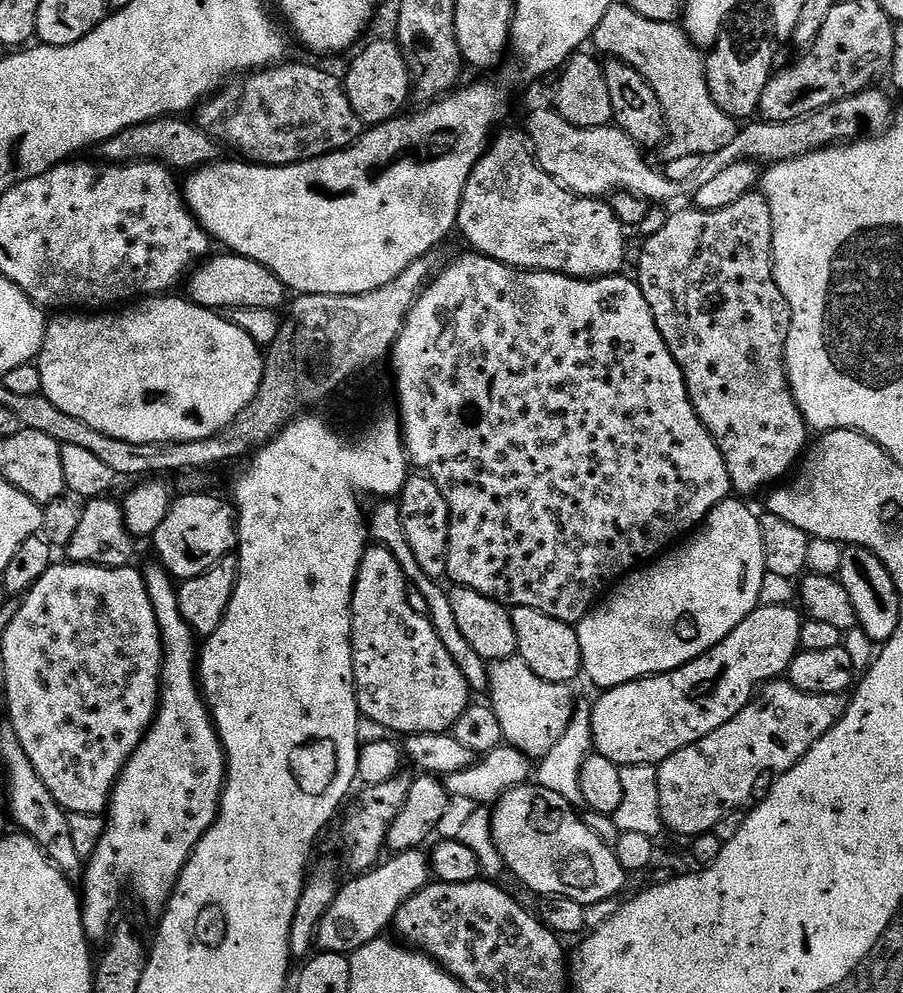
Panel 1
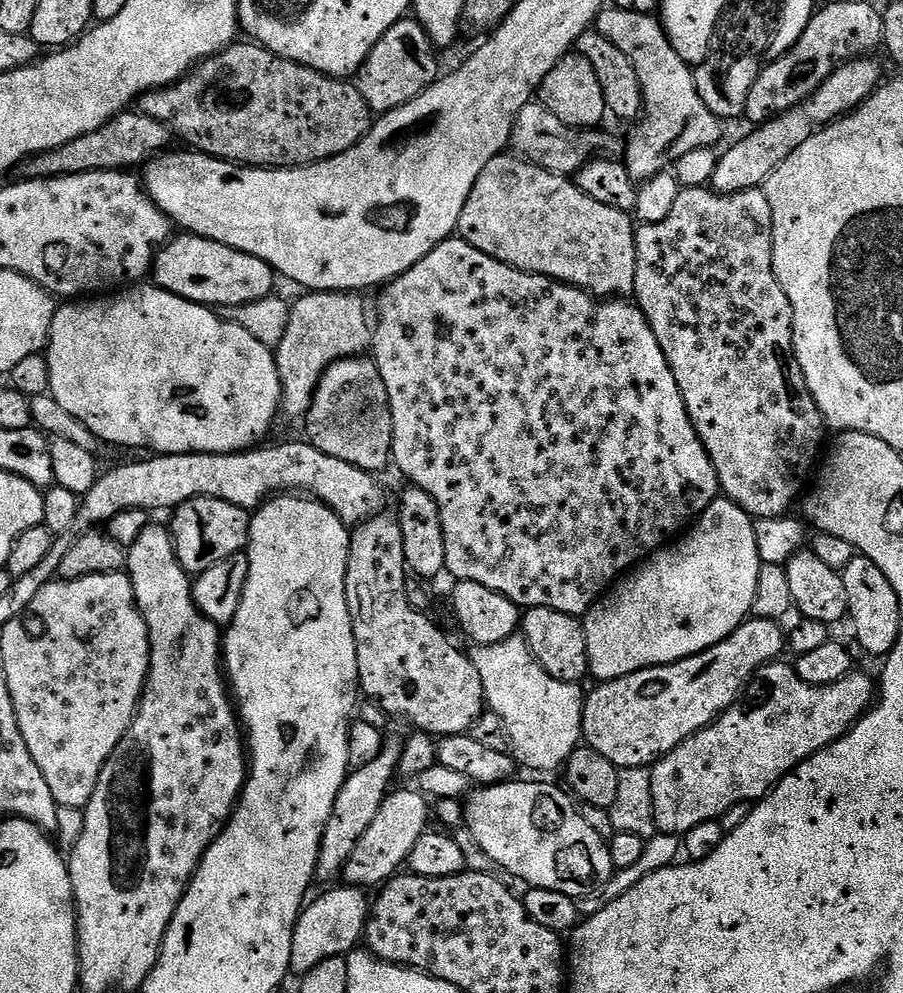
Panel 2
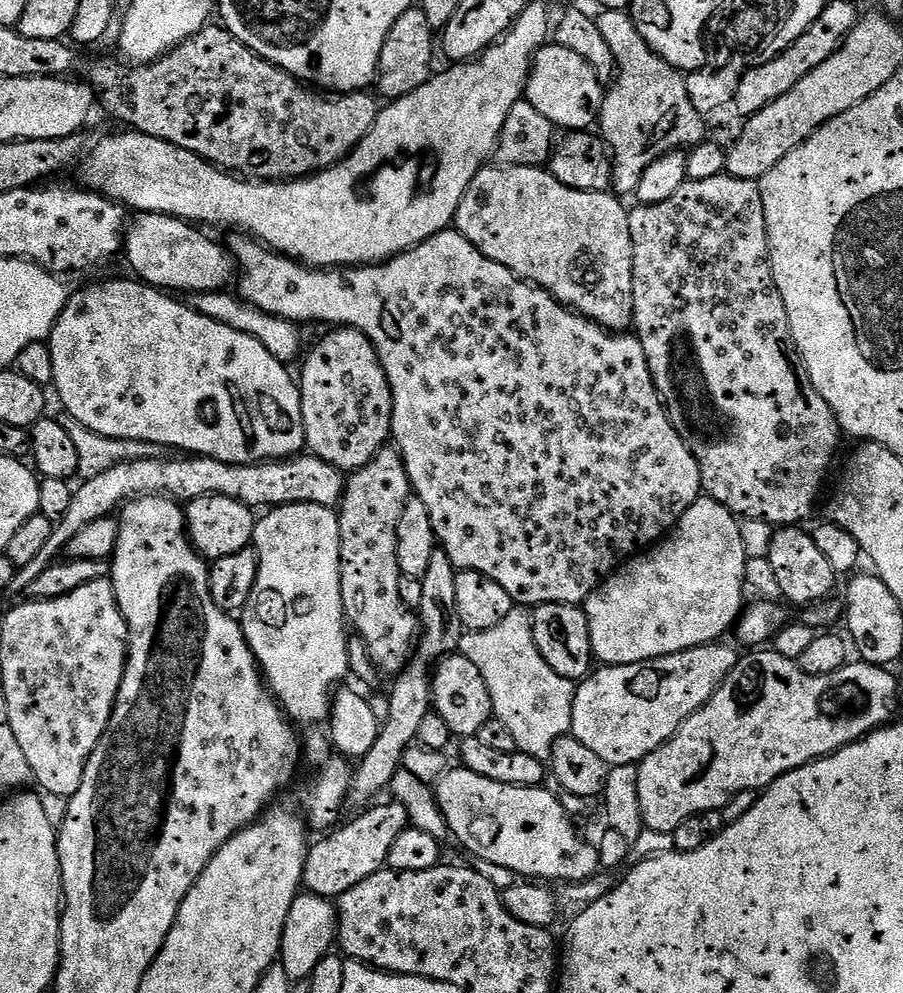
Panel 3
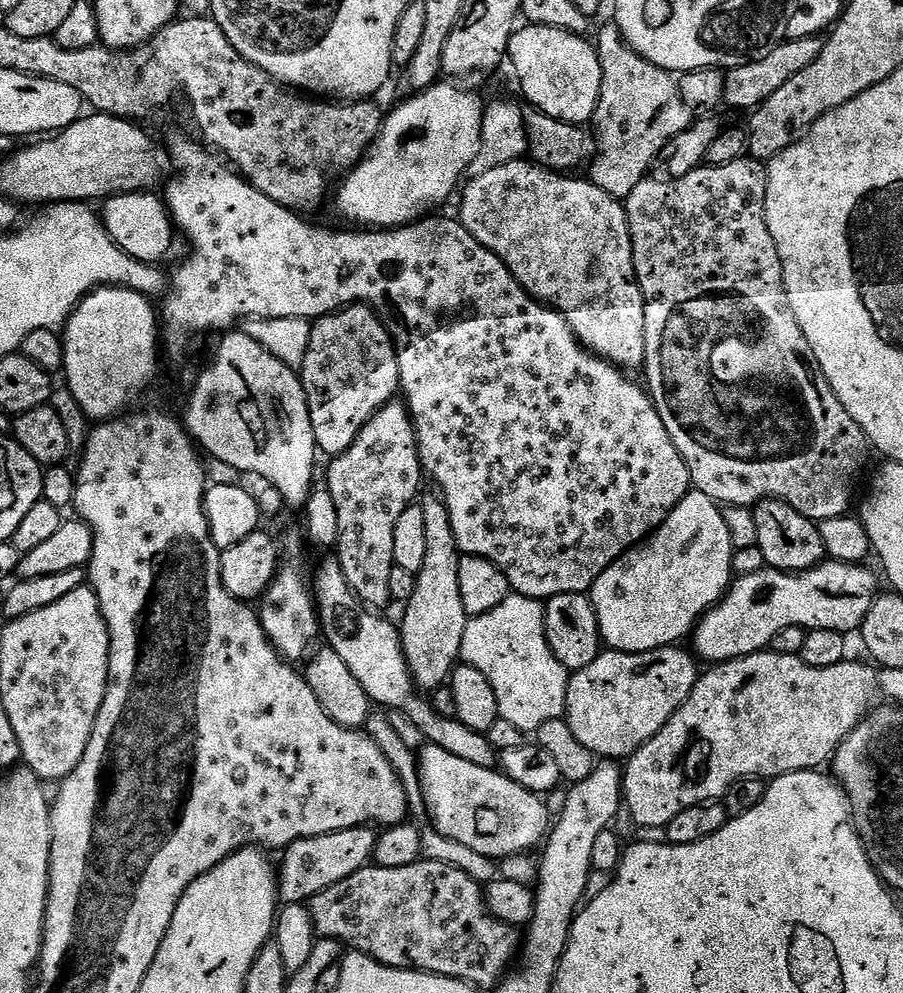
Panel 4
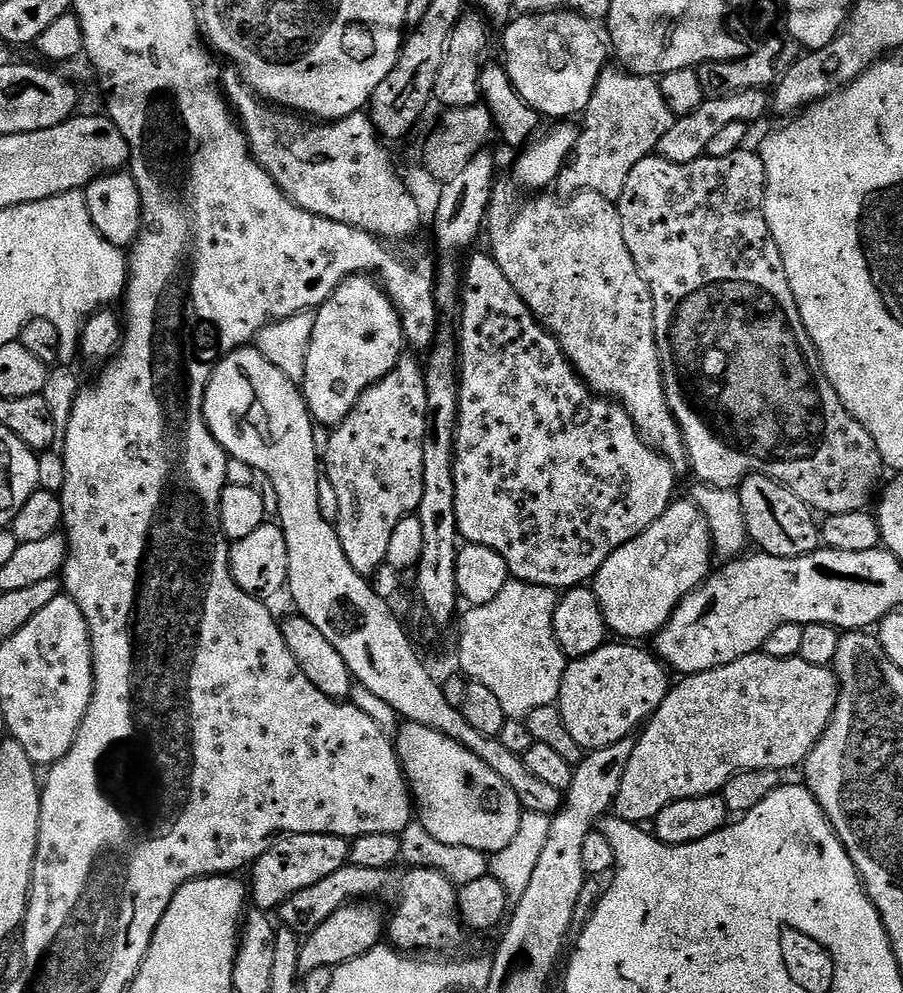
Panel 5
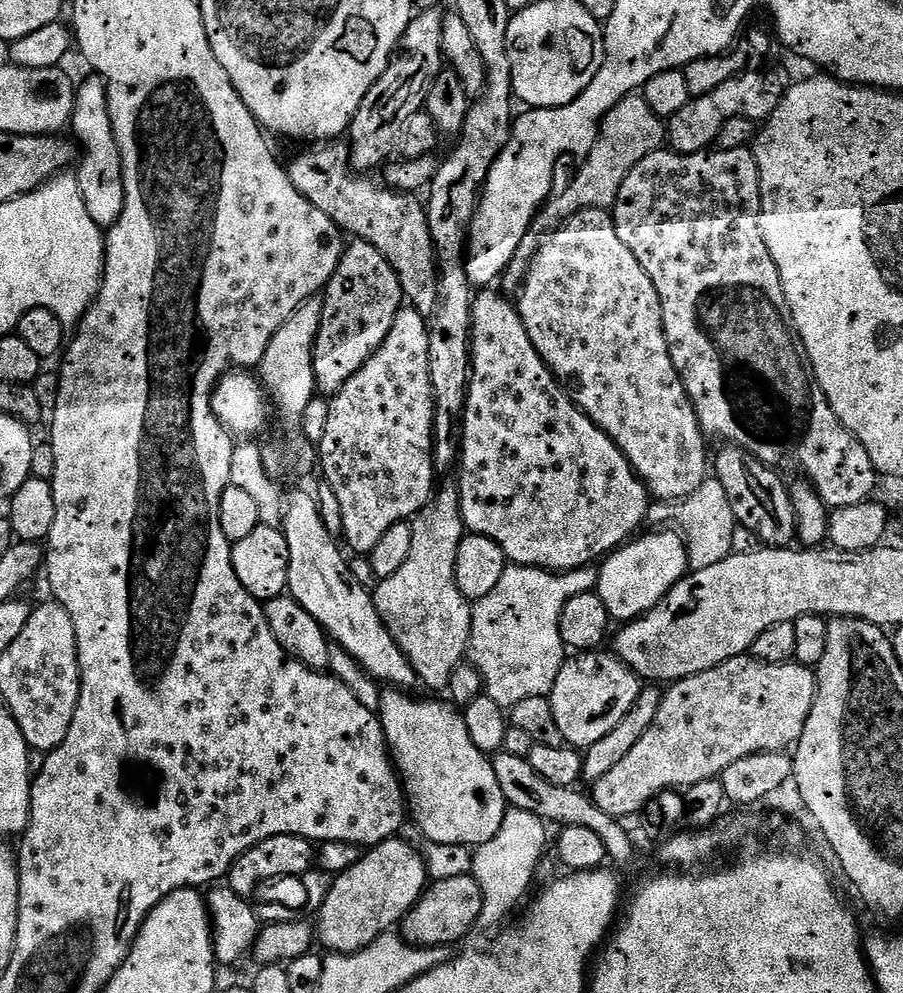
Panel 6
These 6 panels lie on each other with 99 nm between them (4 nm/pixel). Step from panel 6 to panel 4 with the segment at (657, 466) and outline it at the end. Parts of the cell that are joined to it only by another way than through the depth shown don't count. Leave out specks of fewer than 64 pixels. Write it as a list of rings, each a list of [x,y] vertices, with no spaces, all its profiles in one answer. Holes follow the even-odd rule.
[[[528,158],[506,162],[506,166],[494,166],[494,170],[486,170],[486,174],[471,177],[463,185],[463,188],[465,187],[464,197],[460,200],[458,219],[465,230],[478,243],[486,246],[486,250],[490,250],[508,267],[510,274],[527,290],[532,299],[538,300],[541,304],[546,304],[550,308],[555,308],[556,311],[564,315],[566,322],[570,322],[574,334],[592,355],[609,360],[616,367],[625,370],[632,370],[631,368],[643,369],[644,355],[646,354],[646,306],[644,305],[642,290],[639,284],[636,283],[636,271],[634,270],[634,258],[632,257],[632,235],[628,225],[628,215],[621,201],[615,200],[610,194],[606,194],[606,190],[602,190],[597,184],[592,183],[591,179],[575,180],[572,176],[575,175],[561,174],[550,168],[541,168],[539,164]]]

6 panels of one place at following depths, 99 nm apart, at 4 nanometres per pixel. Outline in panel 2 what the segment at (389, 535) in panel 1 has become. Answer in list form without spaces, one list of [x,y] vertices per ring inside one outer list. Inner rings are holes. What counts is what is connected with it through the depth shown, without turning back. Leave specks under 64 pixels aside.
[[[307,439],[292,440],[289,444],[272,444],[269,448],[257,446],[242,452],[187,452],[186,454],[149,455],[149,460],[132,460],[129,464],[120,464],[109,472],[101,471],[88,492],[83,493],[76,511],[75,527],[88,530],[100,526],[114,514],[129,512],[135,508],[149,514],[155,513],[155,508],[175,510],[180,504],[199,496],[214,498],[222,502],[230,502],[245,510],[255,510],[269,498],[277,494],[307,494],[320,503],[325,504],[343,524],[355,526],[361,520],[367,520],[377,511],[380,504],[380,484],[373,473],[362,470],[358,466],[350,466],[350,462],[342,462],[342,458],[330,458],[330,454],[322,454]]]

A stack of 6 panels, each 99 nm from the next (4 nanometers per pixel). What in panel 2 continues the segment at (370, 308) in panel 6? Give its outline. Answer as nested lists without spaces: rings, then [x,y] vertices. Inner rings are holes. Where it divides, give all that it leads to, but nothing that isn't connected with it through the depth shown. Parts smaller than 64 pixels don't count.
[[[361,354],[335,360],[316,383],[312,404],[308,407],[308,413],[302,417],[302,424],[305,432],[303,435],[308,443],[322,450],[322,454],[330,454],[330,458],[342,458],[342,462],[350,462],[350,466],[380,474],[390,464],[394,426],[390,398],[386,394],[386,382],[382,382],[382,374],[371,355]]]

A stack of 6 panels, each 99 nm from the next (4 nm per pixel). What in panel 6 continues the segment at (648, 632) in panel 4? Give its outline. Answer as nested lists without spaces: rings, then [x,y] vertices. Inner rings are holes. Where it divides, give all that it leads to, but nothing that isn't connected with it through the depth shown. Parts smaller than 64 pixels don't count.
[[[652,530],[649,536],[644,535],[637,535],[627,541],[599,565],[598,591],[602,602],[606,602],[606,610],[613,621],[637,620],[661,604],[673,586],[690,571],[688,546],[679,531]]]

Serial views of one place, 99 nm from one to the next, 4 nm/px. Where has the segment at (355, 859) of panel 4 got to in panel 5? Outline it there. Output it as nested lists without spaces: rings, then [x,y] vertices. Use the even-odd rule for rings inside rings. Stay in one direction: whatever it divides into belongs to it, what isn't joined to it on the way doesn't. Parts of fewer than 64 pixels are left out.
[[[298,834],[297,836],[281,836],[251,865],[252,884],[250,880],[250,900],[261,912],[275,913],[290,897],[322,882],[322,878],[330,878],[336,870],[342,870],[350,860],[350,844],[343,836],[330,834]]]

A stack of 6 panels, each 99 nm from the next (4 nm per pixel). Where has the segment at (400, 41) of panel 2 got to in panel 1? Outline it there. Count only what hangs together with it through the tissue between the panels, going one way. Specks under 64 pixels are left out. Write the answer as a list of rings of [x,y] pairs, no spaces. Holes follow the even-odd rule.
[[[395,39],[376,40],[368,44],[352,60],[348,73],[343,73],[342,83],[346,94],[350,98],[350,106],[354,106],[354,114],[358,114],[361,125],[375,126],[385,124],[388,120],[395,120],[397,116],[405,111],[408,104],[408,96],[413,95],[412,91],[412,69],[408,63],[408,57],[403,48]]]

